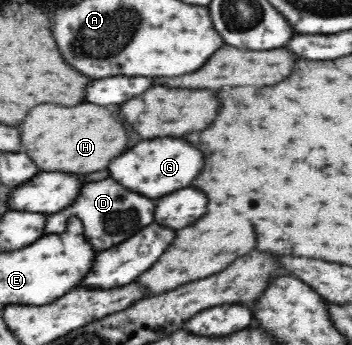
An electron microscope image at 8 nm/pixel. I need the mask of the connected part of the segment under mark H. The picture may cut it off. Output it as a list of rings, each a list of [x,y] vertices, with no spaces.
[[[89,102],[79,106],[35,106],[29,118],[21,124],[21,136],[25,152],[33,158],[39,170],[45,172],[99,172],[101,168],[107,168],[113,158],[125,152],[129,144],[129,134],[113,112],[109,112],[105,106],[95,106]]]

